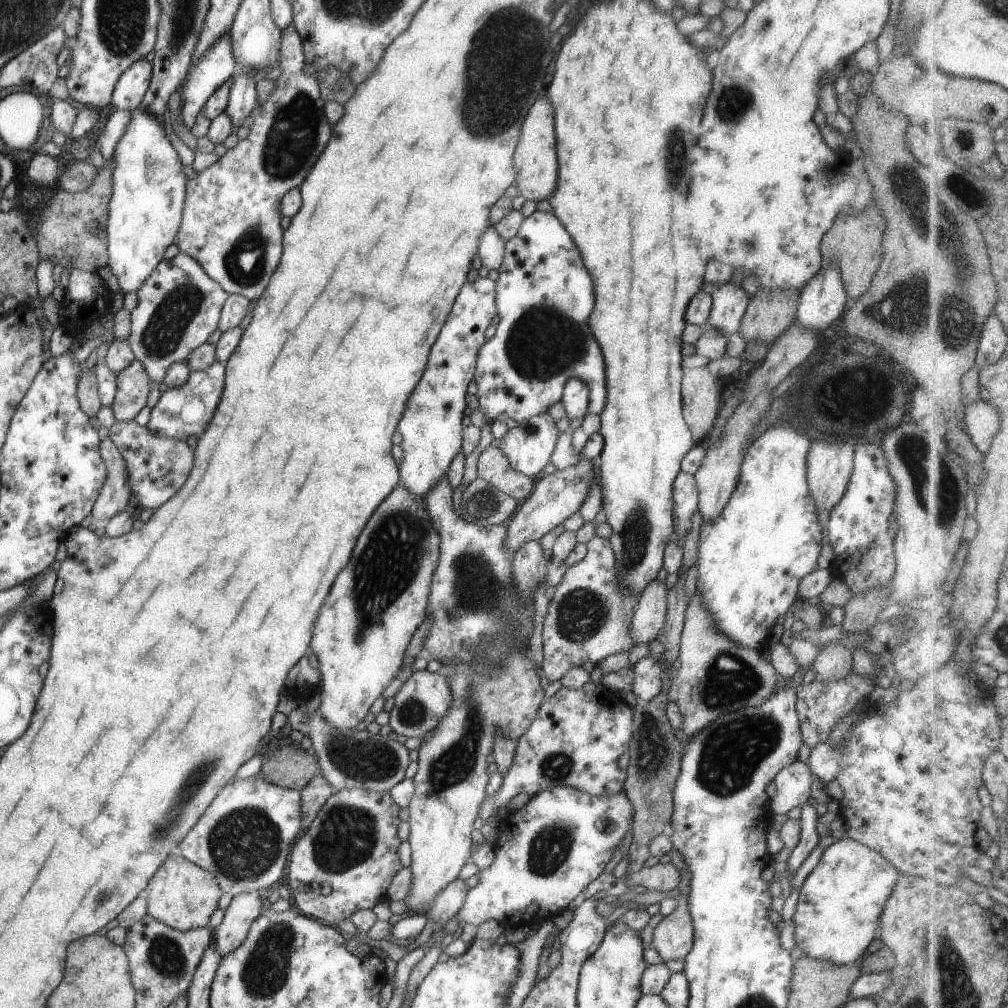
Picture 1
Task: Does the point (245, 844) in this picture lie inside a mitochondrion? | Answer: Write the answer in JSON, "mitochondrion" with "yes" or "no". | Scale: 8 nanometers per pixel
{"mitochondrion":"yes"}

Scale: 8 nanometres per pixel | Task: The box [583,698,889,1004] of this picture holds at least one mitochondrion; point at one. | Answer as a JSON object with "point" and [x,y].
{"point":[735,747]}

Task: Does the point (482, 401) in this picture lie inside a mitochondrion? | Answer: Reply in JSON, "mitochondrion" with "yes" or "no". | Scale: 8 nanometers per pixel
{"mitochondrion":"no"}

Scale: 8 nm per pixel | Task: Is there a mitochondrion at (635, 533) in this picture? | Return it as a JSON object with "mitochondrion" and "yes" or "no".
{"mitochondrion":"yes"}

